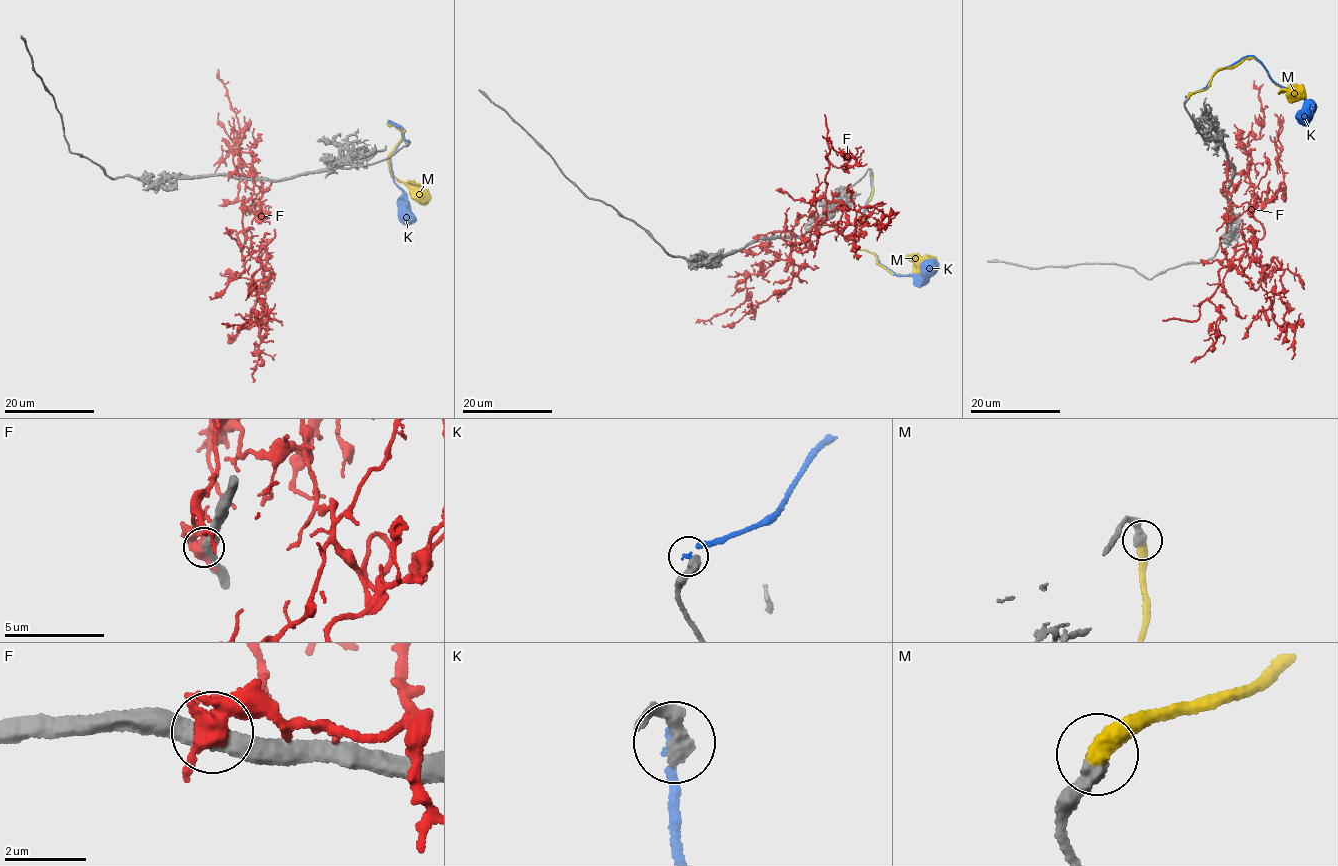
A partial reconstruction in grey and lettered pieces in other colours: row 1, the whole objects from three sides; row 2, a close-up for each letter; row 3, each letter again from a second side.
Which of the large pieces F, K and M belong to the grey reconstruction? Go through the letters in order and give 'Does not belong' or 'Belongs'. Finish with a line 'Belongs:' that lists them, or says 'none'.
F: Does not belong
K: Does not belong
M: Belongs
Belongs: M

